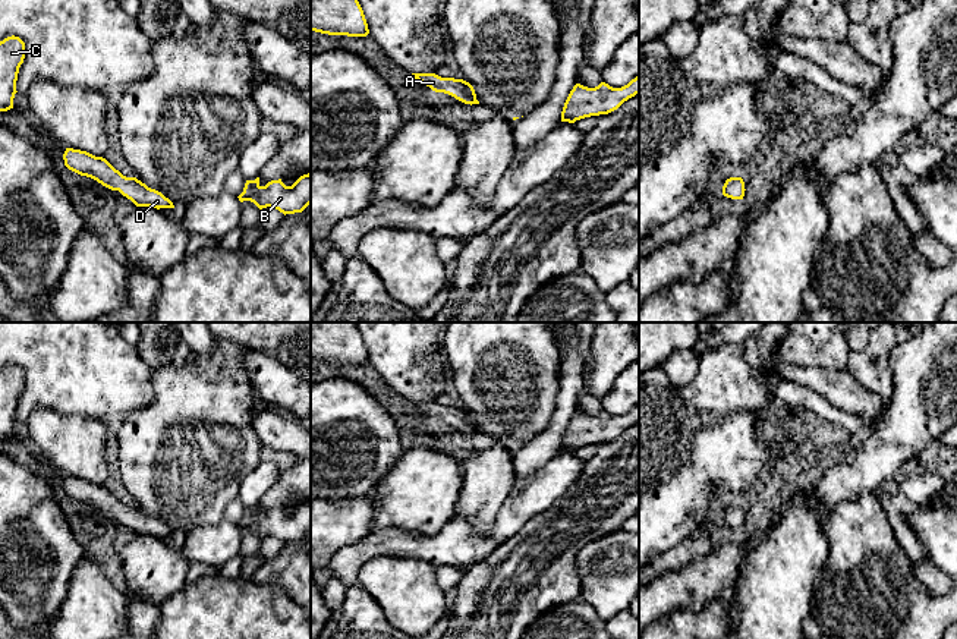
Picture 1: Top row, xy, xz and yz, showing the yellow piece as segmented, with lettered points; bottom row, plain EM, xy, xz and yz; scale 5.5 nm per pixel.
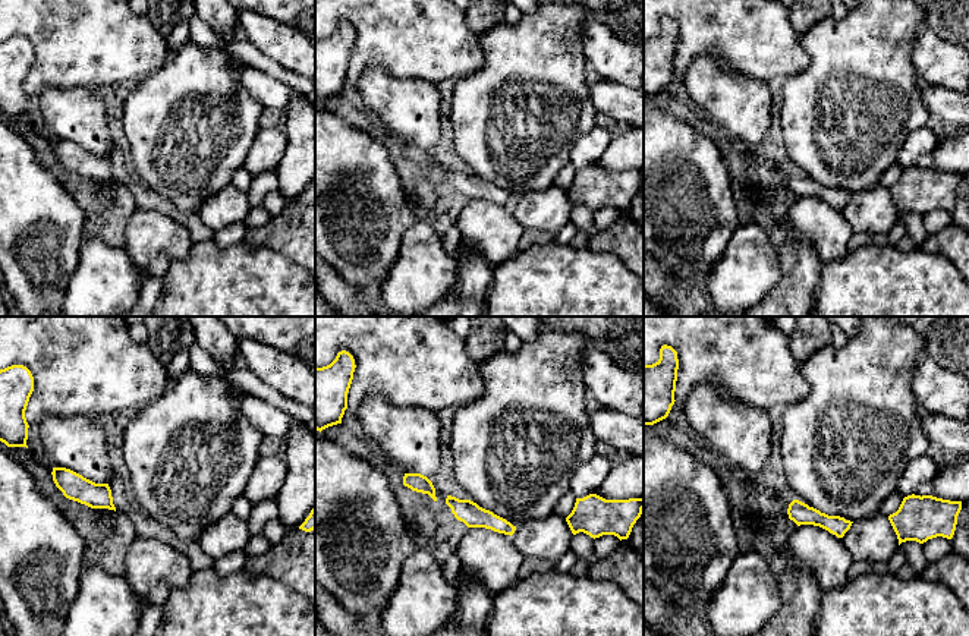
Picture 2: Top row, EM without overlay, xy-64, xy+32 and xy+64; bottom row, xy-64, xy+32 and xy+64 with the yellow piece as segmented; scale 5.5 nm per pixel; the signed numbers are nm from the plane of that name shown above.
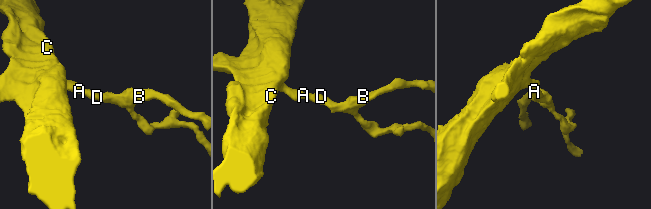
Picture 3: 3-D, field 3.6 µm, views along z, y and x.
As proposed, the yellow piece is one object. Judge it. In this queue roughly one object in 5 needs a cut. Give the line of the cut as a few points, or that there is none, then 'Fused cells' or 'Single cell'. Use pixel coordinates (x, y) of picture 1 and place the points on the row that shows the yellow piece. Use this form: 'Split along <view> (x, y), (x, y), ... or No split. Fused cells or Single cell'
No split. Single cell

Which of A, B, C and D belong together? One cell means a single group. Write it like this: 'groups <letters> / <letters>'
groups A B C D

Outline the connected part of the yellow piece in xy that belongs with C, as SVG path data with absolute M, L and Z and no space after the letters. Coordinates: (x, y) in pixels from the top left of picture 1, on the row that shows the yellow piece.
M19 37L0 41L0 111L13 108L19 67L25 59L25 43Z

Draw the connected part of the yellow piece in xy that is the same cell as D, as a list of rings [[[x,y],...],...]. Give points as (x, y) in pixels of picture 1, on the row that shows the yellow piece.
[[[66,148],[63,160],[69,170],[91,177],[111,191],[119,191],[136,207],[152,207],[157,210],[174,208],[173,202],[161,192],[148,188],[136,177],[123,176],[103,157],[95,157],[81,149]]]

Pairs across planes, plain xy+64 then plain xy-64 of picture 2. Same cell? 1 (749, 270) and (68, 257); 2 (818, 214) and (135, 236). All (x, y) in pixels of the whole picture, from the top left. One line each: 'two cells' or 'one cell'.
1: two cells
2: one cell

